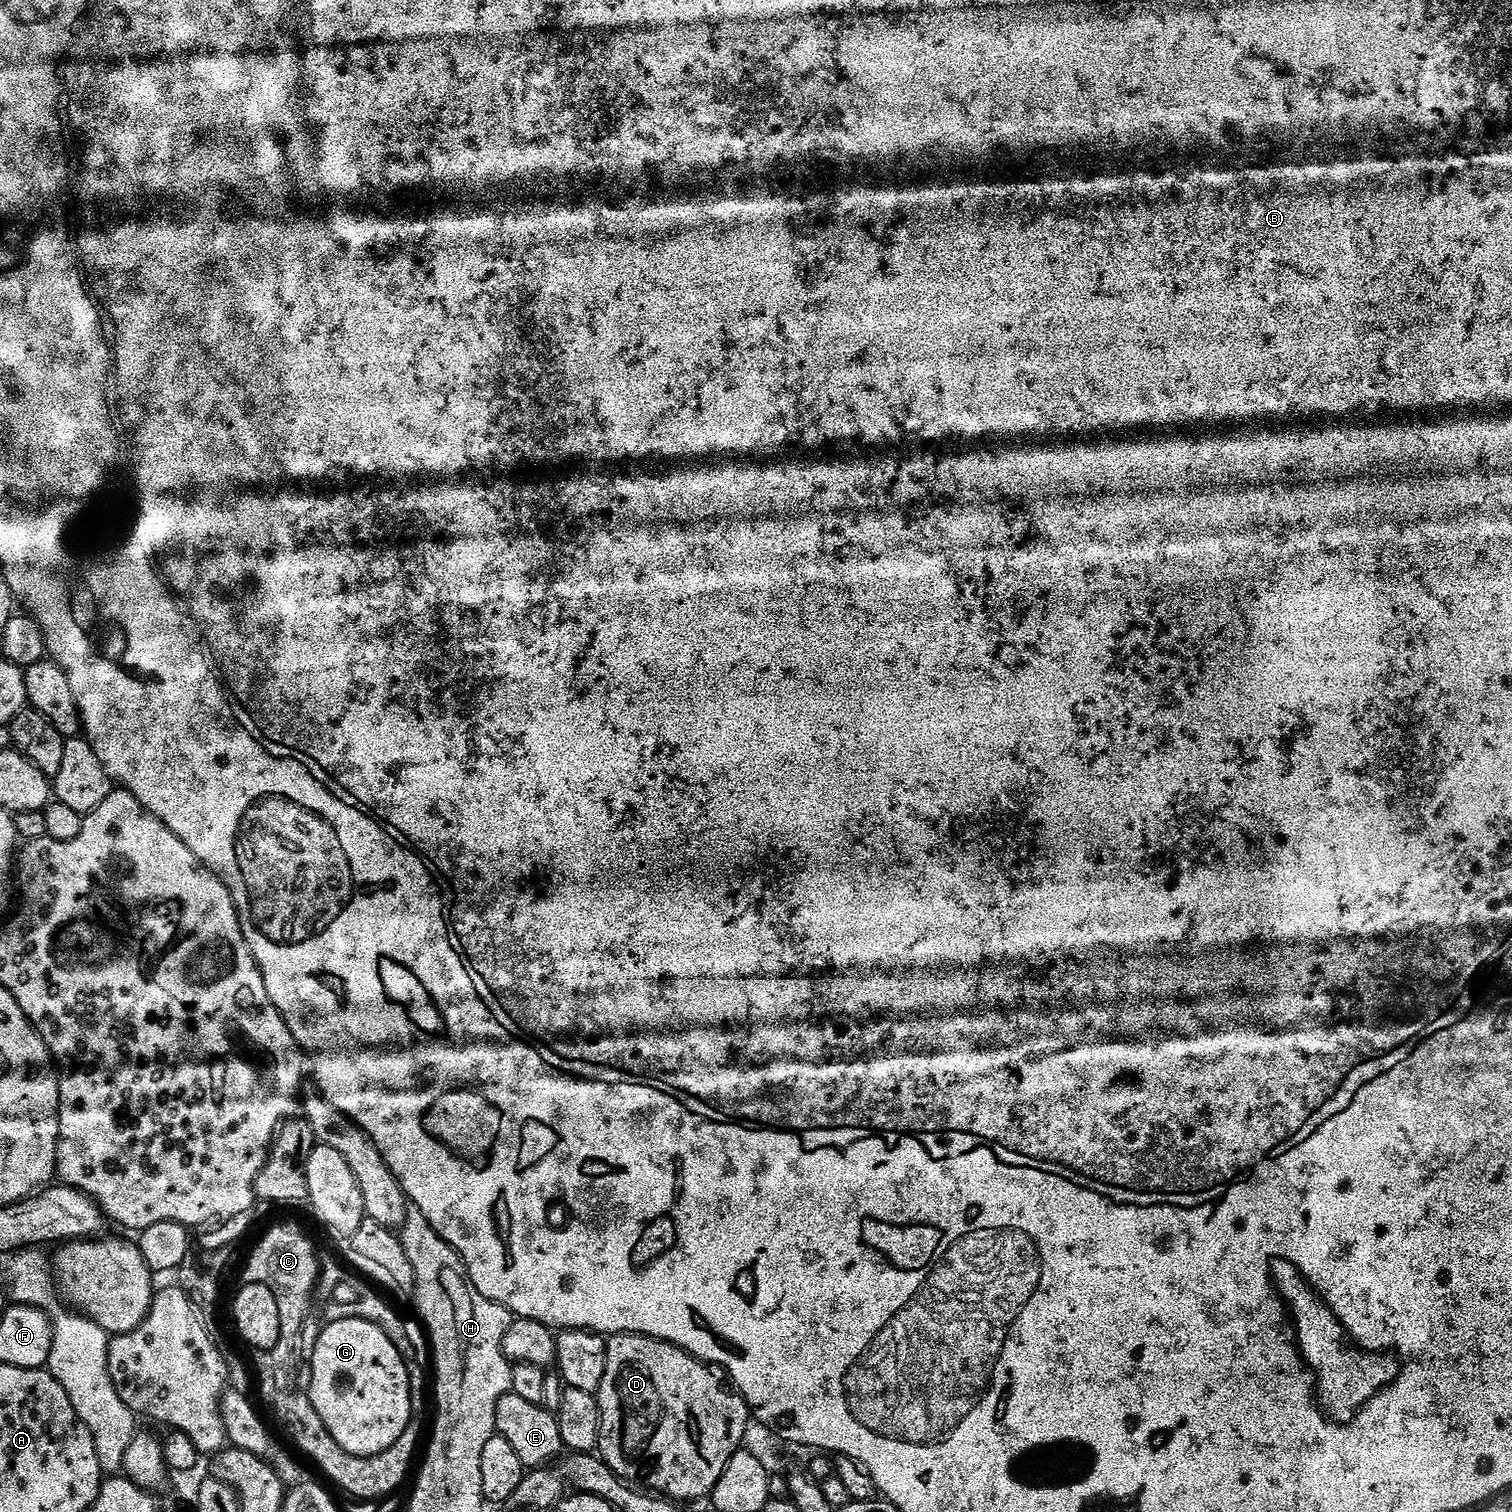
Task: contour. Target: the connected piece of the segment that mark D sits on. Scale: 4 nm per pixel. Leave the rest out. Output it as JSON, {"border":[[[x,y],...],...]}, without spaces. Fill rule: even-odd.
{"border":[[[621,1334],[611,1337],[607,1346],[606,1374],[598,1393],[599,1455],[615,1476],[641,1490],[677,1502],[711,1497],[714,1486],[718,1486],[718,1478],[722,1478],[722,1470],[726,1470],[726,1462],[741,1451],[743,1444],[740,1443],[748,1432],[750,1413],[740,1393],[723,1379],[720,1381],[703,1360],[664,1340],[655,1340],[653,1336]]]}

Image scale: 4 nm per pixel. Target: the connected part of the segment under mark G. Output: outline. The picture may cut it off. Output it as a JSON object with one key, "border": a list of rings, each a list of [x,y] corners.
{"border":[[[333,1320],[327,1327],[320,1333],[310,1363],[310,1395],[314,1410],[318,1410],[318,1418],[322,1418],[326,1430],[345,1452],[364,1457],[382,1454],[394,1442],[398,1442],[414,1417],[411,1380],[408,1377],[409,1361],[398,1350],[398,1346],[394,1346],[394,1342],[390,1342],[390,1338],[386,1338],[386,1334],[374,1326],[374,1322]]]}

